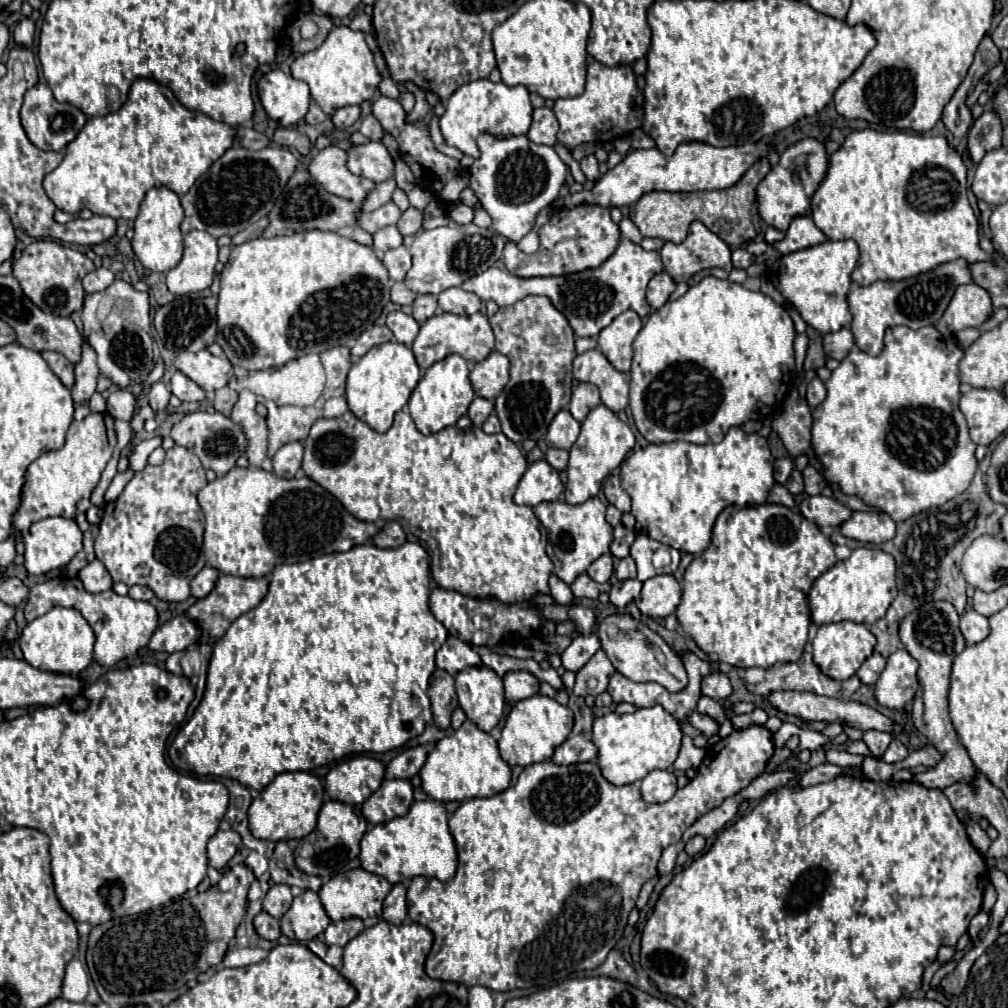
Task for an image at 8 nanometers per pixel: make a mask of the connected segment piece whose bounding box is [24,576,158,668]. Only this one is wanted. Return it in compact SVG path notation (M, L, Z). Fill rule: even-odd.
M54 578L44 584L38 584L30 588L28 604L26 604L26 620L32 622L38 616L46 614L54 606L72 606L82 612L82 616L90 622L96 634L96 644L94 644L94 660L100 666L114 666L118 660L134 656L140 648L148 646L154 630L158 628L158 614L156 608L148 602L136 602L130 596L116 596L112 590L90 594L84 590L78 578Z

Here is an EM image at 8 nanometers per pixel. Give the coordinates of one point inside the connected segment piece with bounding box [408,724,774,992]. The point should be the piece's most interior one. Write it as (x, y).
(548, 871)

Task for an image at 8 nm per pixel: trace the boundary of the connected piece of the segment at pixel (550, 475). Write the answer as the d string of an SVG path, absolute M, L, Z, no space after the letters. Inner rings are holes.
M538 460L530 464L526 474L522 476L518 490L514 494L514 502L534 508L540 502L558 500L562 490L564 486L560 482L558 472L546 460Z

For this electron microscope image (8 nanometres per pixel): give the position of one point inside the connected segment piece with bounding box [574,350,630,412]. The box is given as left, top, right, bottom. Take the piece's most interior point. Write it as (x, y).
(592, 366)

